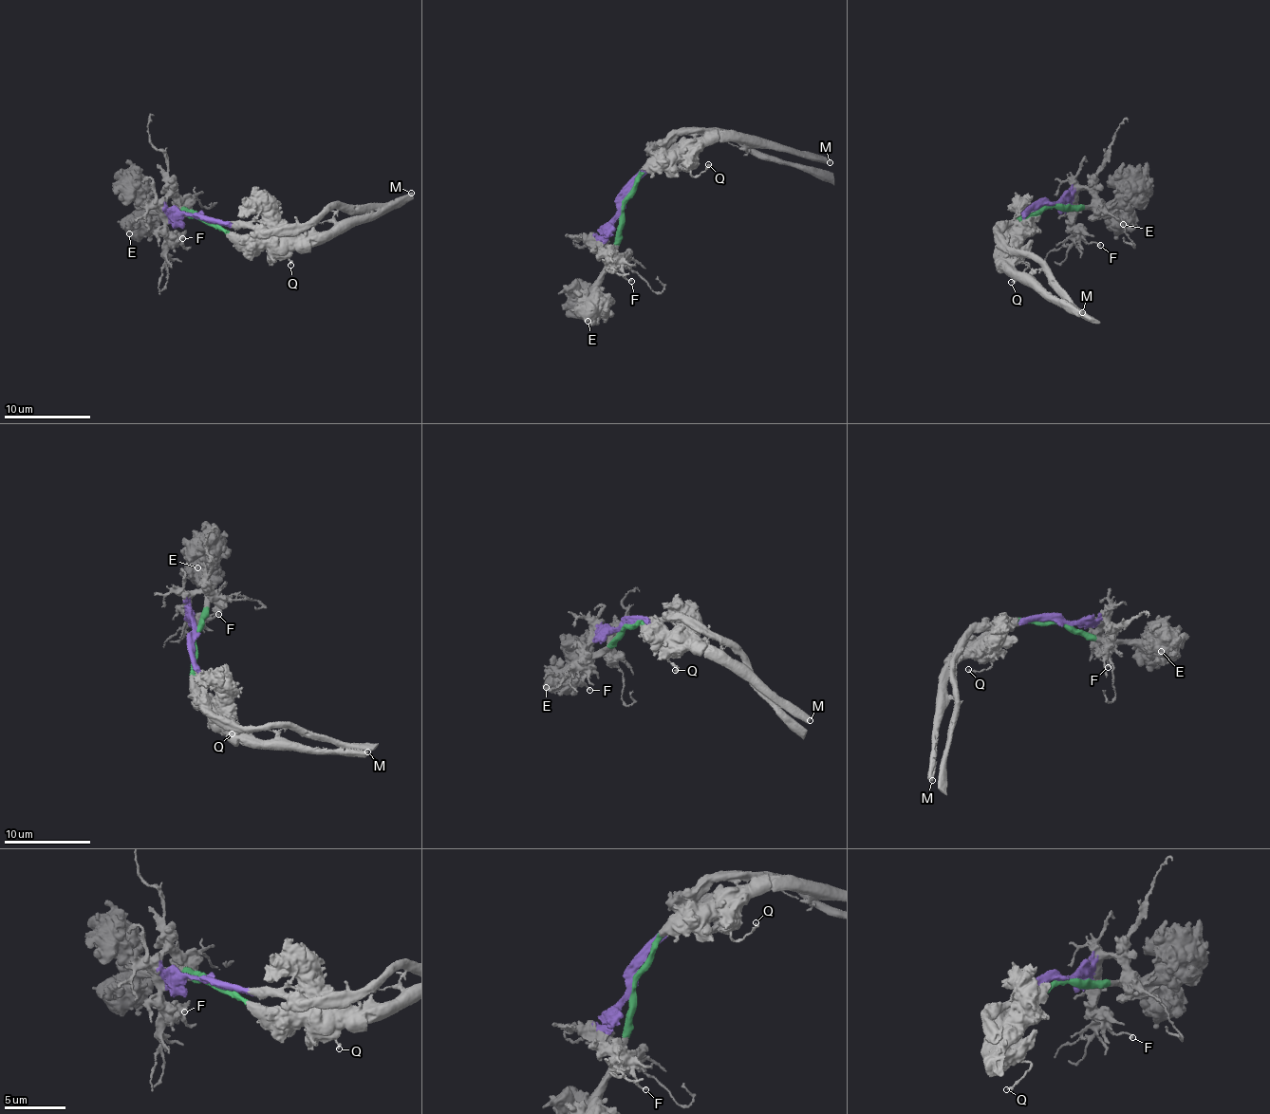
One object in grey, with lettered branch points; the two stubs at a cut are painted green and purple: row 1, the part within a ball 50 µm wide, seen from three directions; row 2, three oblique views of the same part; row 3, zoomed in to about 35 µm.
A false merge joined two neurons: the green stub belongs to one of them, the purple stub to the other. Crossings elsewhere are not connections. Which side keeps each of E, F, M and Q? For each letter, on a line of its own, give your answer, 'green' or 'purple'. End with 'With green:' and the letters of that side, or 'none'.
E: green
F: purple
M: green
Q: green
With green: E, M, Q

